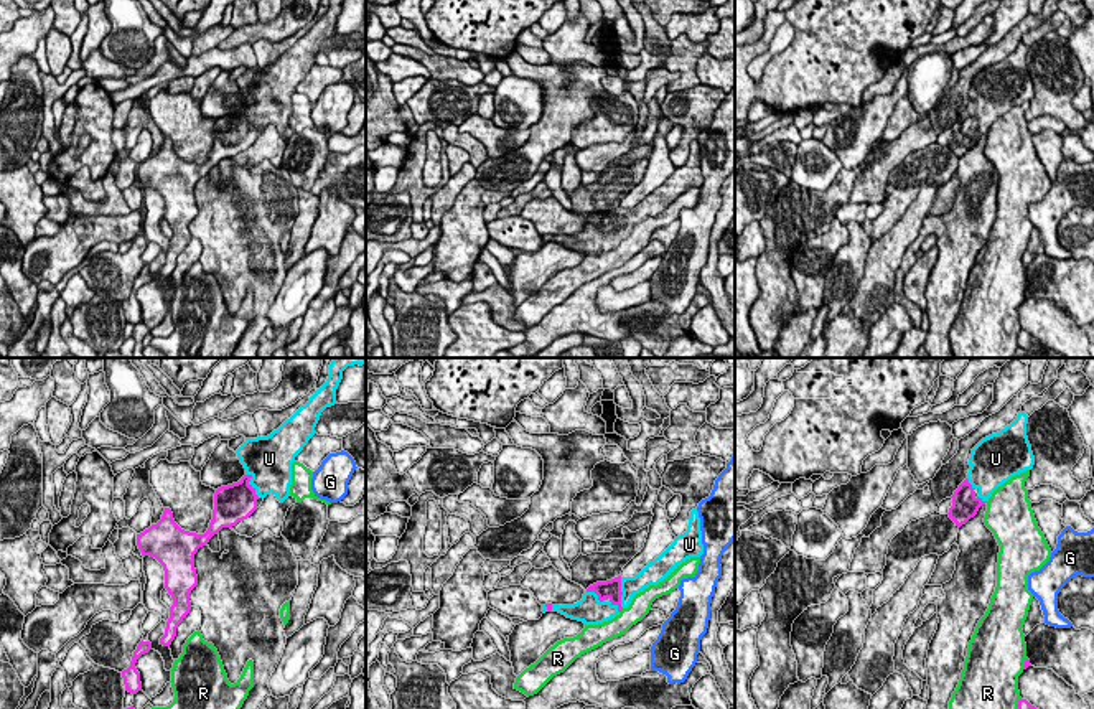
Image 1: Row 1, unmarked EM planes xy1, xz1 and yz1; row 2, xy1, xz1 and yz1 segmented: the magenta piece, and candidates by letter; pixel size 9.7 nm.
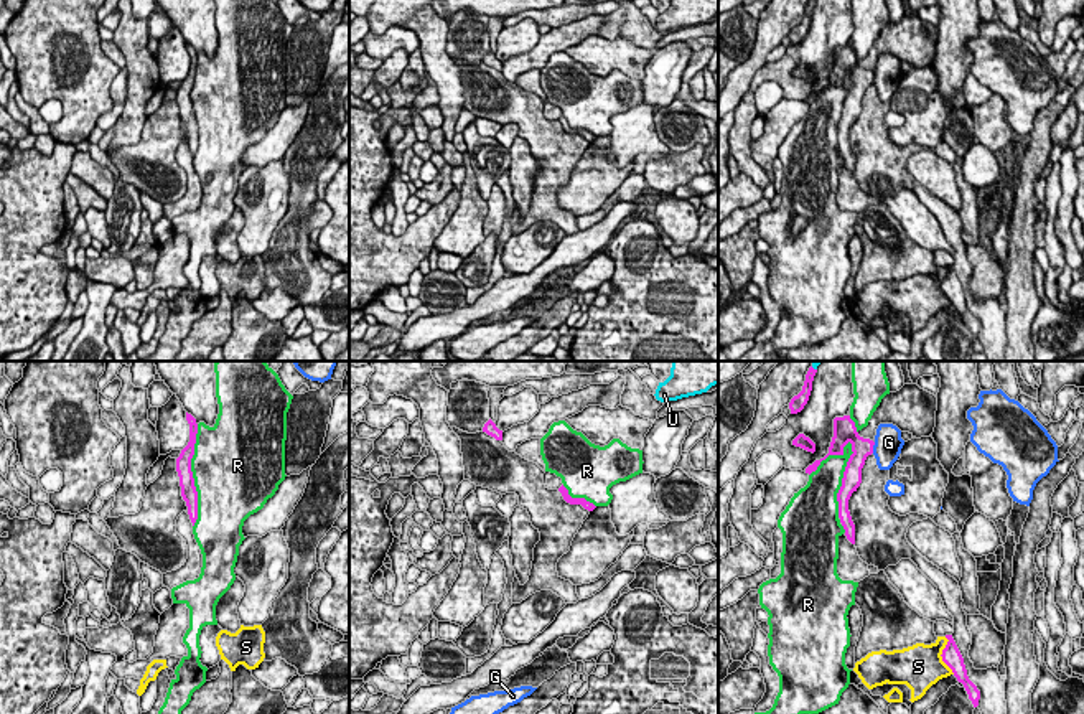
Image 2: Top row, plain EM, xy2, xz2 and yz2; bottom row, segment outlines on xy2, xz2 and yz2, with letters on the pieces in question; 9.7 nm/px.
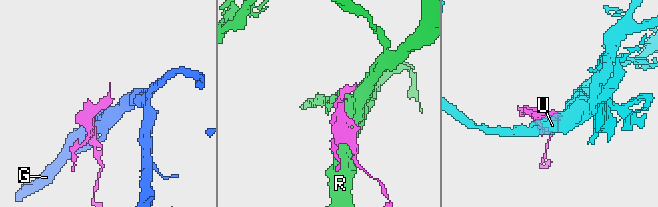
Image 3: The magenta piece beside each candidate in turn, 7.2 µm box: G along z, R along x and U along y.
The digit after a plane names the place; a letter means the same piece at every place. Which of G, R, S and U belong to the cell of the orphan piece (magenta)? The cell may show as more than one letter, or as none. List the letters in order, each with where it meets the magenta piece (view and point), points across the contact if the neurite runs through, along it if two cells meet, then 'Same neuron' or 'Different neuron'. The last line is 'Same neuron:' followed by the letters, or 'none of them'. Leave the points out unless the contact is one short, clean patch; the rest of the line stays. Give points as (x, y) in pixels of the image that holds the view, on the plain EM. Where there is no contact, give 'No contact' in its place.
G: Touches magenta at yz2 (872, 78). Boundary: yz2 (875, 73), (872, 83). Different neuron
R: Touches magenta at yz2 (842, 109). Same neuron
S: Touches magenta at yz2 (941, 286). Different neuron
U: Touches magenta at xz1 (621, 225). Different neuron
Same neuron: R

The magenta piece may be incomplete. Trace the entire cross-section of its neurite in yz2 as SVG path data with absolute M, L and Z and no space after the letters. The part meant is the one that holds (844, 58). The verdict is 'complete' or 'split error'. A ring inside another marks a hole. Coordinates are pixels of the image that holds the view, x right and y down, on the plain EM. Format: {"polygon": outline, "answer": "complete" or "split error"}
{"polygon": "M850 46L835 48L834 68L829 78L829 84L824 89L815 91L812 96L809 96L806 99L806 104L811 106L812 102L815 102L820 92L825 91L829 86L843 86L843 78L848 73L852 74L853 84L847 92L842 117L837 124L837 132L839 132L839 148L845 160L845 167L852 175L855 175L855 155L848 142L848 130L862 114L862 99L865 96L867 87L873 84L875 73L858 66L855 53L850 49Z", "answer": "complete"}

